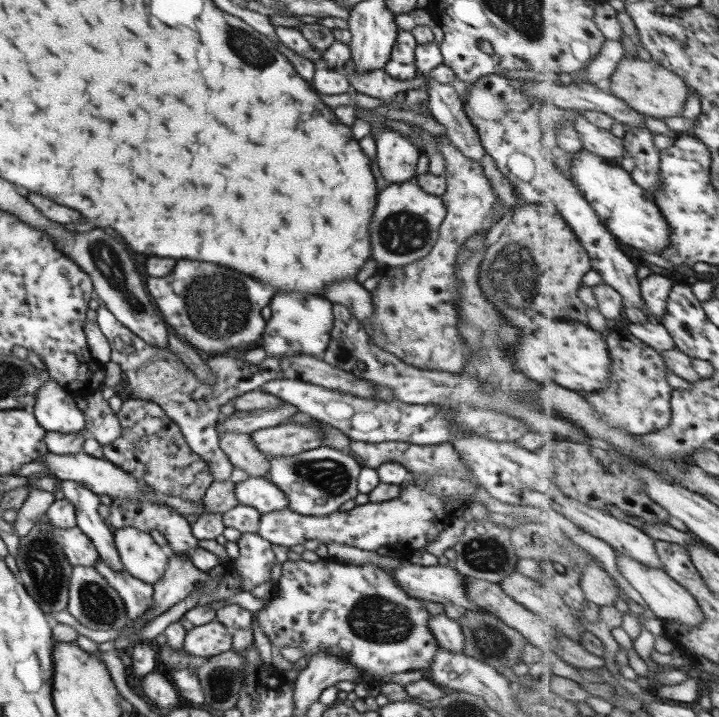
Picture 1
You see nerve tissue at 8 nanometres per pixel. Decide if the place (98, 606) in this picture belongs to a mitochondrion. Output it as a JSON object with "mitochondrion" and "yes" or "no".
{"mitochondrion":"yes"}

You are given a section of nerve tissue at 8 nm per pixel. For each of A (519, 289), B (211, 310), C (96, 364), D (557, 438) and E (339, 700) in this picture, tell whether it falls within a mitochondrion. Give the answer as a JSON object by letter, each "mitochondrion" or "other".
{"A":"mitochondrion","B":"mitochondrion","C":"other","D":"other","E":"other"}

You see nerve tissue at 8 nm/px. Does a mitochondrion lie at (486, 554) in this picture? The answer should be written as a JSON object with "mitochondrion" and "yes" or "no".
{"mitochondrion":"yes"}

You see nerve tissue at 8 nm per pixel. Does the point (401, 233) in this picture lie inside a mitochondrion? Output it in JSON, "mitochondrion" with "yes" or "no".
{"mitochondrion":"yes"}

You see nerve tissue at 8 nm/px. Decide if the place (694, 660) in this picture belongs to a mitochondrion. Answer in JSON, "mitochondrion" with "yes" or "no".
{"mitochondrion":"no"}

